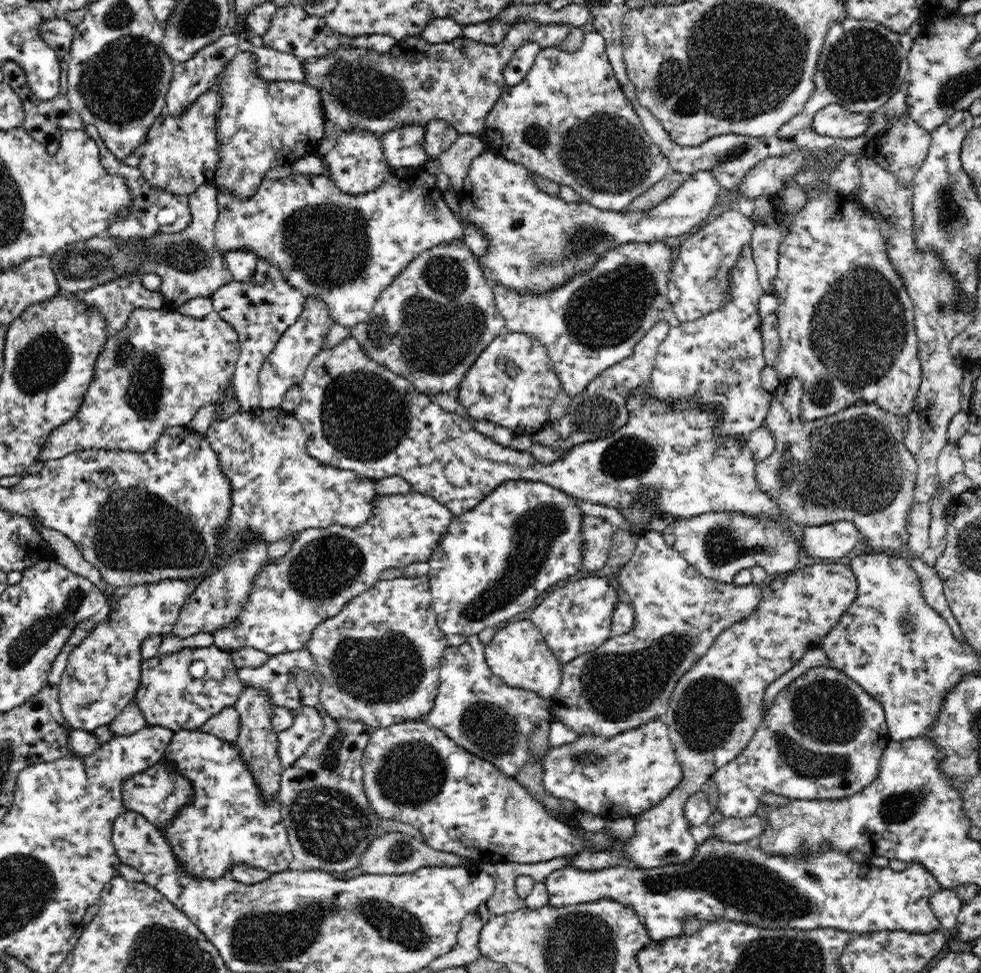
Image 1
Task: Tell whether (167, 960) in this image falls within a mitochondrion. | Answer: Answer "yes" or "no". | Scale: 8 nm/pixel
yes

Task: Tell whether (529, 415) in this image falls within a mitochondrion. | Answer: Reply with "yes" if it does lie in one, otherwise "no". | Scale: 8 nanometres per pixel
no

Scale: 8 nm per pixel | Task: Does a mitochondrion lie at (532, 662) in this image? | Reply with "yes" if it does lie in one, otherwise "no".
no

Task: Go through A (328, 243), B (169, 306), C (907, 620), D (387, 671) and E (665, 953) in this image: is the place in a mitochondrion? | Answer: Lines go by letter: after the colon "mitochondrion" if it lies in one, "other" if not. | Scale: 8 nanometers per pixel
A: mitochondrion
B: other
C: mitochondrion
D: mitochondrion
E: other

